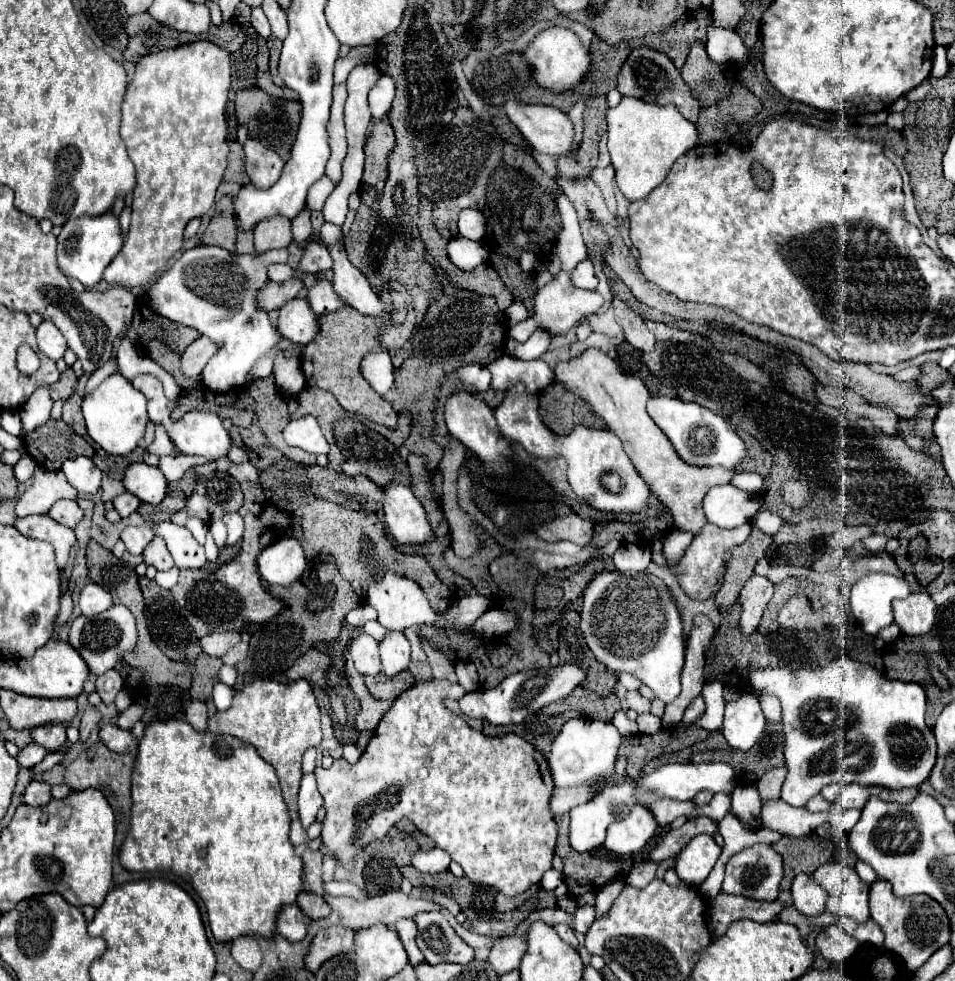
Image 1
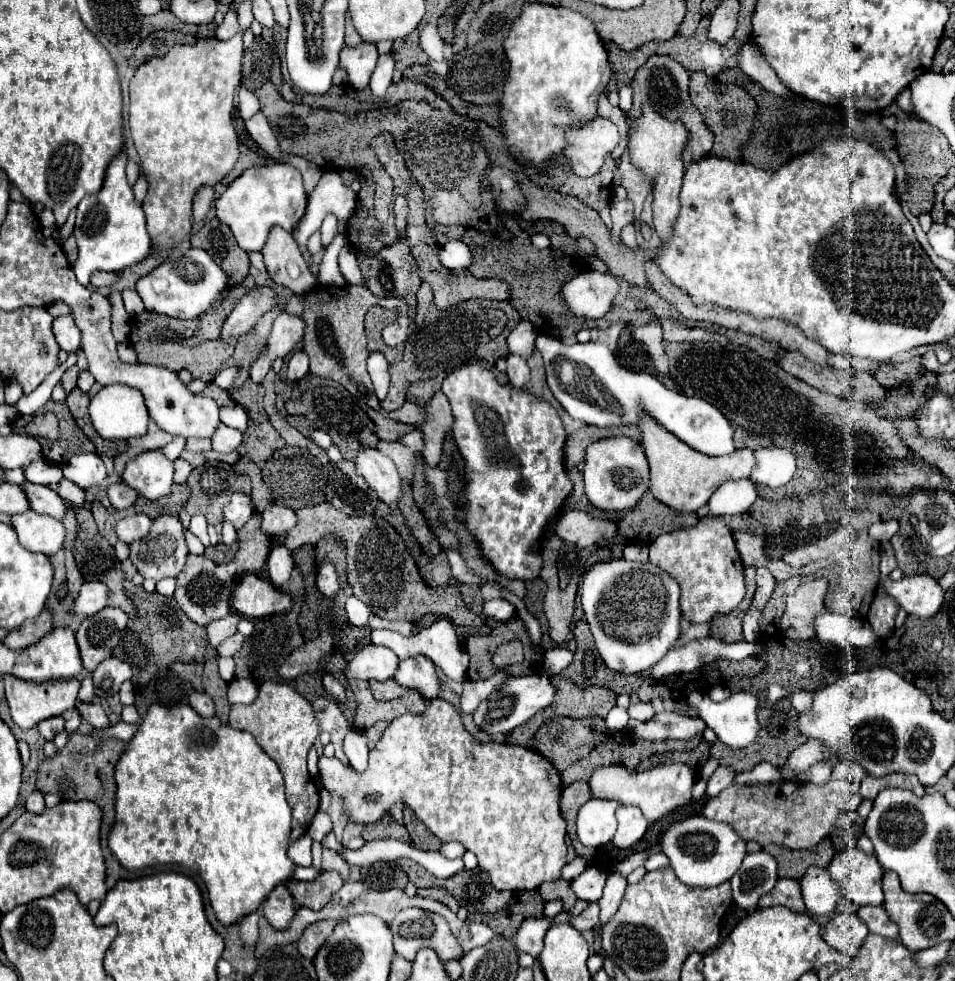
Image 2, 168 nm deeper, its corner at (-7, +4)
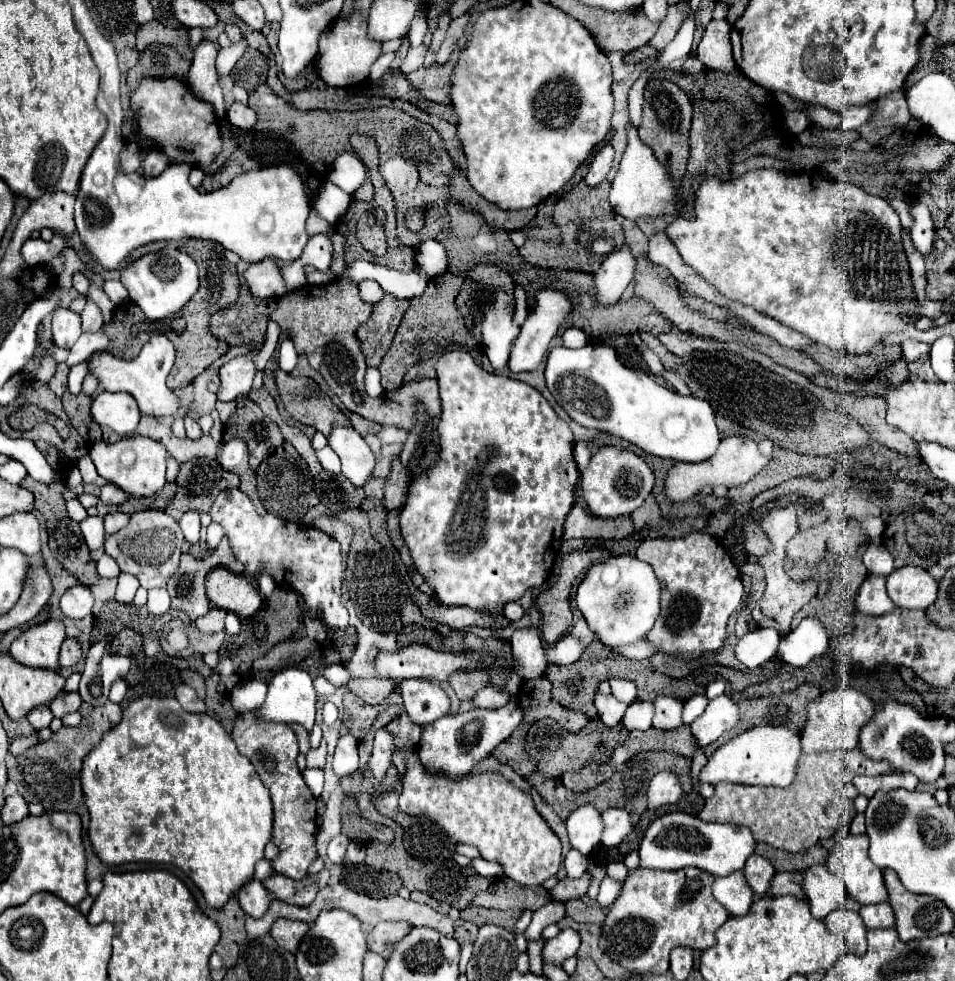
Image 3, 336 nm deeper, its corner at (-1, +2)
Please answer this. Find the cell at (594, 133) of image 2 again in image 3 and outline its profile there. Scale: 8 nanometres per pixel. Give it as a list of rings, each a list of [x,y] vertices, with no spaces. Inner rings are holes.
[[[606,142],[592,158],[590,162],[590,168],[588,168],[588,174],[586,174],[586,184],[588,186],[598,186],[606,174],[610,172],[610,166],[612,166],[612,158],[614,158],[614,148],[610,142]]]

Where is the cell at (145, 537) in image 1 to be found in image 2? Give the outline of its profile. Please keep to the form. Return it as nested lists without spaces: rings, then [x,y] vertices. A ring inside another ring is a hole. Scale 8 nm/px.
[[[132,514],[126,518],[120,518],[114,524],[114,532],[118,536],[118,540],[122,542],[134,542],[136,538],[144,538],[144,534],[148,534],[150,530],[150,518],[144,514]]]

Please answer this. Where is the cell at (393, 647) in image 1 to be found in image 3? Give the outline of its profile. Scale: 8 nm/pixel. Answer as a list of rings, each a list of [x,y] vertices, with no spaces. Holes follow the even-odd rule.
[[[400,680],[398,682],[404,708],[416,724],[432,724],[450,714],[446,692],[432,680]]]

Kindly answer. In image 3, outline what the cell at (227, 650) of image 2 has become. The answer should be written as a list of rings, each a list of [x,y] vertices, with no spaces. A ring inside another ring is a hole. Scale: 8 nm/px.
[[[172,620],[164,628],[162,636],[162,648],[170,656],[190,656],[194,652],[218,652],[224,644],[226,632],[206,636],[196,630],[194,624],[184,624],[182,620]]]

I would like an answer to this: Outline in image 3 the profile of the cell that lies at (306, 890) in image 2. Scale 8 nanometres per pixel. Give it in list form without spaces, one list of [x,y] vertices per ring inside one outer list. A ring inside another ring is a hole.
[[[324,868],[314,876],[304,876],[302,880],[290,880],[282,874],[274,874],[272,878],[264,880],[264,884],[274,894],[276,900],[294,906],[308,906],[316,898],[318,890],[328,884],[328,878],[330,878],[330,870]]]

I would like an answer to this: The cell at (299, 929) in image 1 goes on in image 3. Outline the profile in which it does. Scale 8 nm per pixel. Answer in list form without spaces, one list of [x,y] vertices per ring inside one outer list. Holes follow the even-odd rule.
[[[258,880],[248,882],[248,884],[238,892],[236,898],[238,898],[242,910],[244,910],[248,916],[252,916],[252,918],[262,918],[262,916],[268,912],[270,900],[272,900],[272,896],[270,896],[270,892],[266,890],[266,886],[264,886],[262,882],[258,882]]]

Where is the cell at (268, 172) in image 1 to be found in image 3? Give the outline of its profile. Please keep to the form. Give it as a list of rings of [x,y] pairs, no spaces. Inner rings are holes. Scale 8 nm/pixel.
[[[234,102],[232,108],[228,110],[228,120],[238,128],[254,128],[256,126],[256,114],[248,106],[242,106],[238,102]]]

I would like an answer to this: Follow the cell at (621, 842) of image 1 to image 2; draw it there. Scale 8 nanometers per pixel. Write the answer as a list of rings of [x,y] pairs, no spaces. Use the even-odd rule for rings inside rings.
[[[618,806],[616,820],[618,820],[618,830],[612,842],[618,848],[630,848],[644,836],[648,828],[648,820],[640,814],[640,808],[636,806]]]

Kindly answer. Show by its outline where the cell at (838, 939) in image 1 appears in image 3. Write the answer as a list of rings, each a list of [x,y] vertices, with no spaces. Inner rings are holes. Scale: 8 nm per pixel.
[[[838,908],[824,918],[824,924],[830,932],[844,938],[848,952],[852,952],[852,954],[866,952],[866,928],[864,928],[858,912]]]

